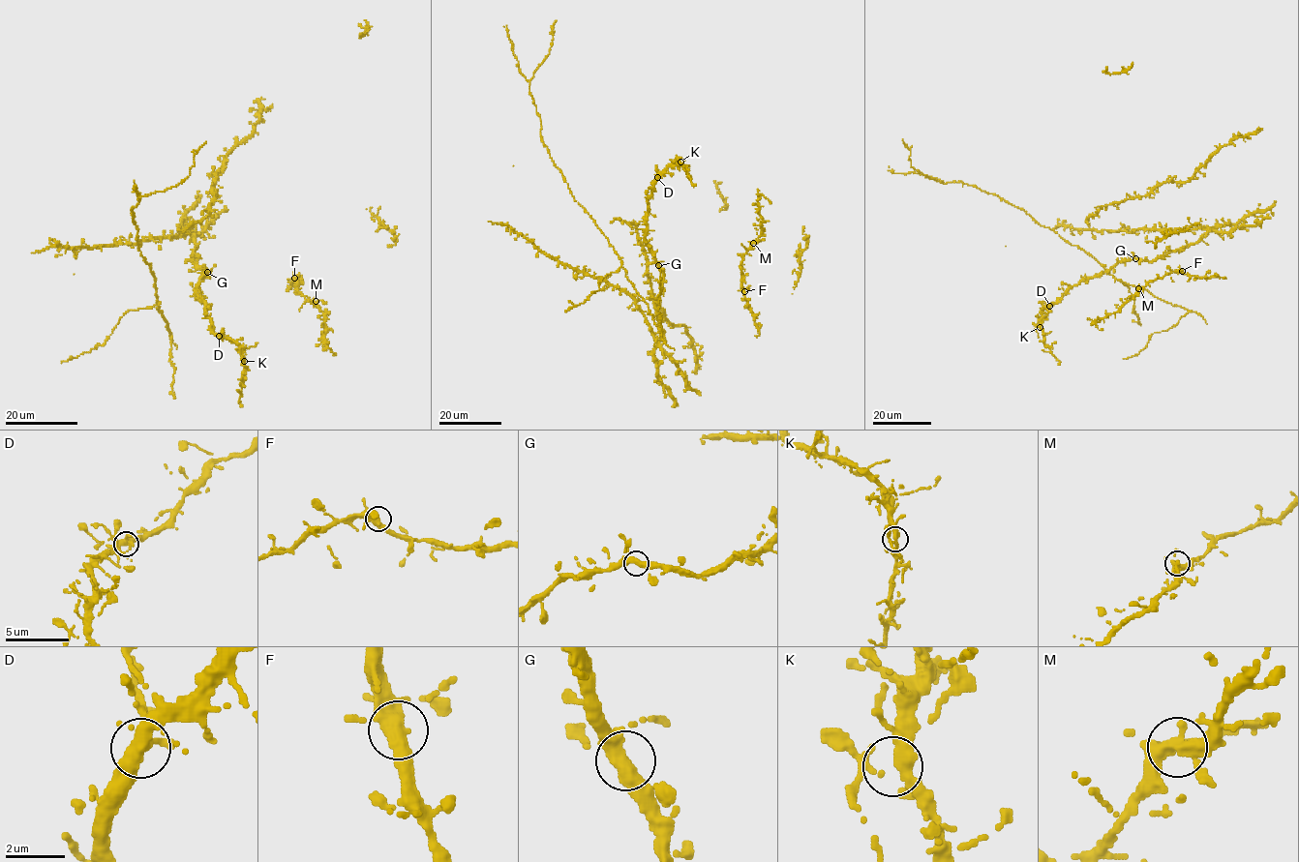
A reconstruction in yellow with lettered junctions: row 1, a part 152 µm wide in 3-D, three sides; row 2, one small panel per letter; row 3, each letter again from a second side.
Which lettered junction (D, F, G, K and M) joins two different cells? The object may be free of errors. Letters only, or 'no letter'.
no letter

